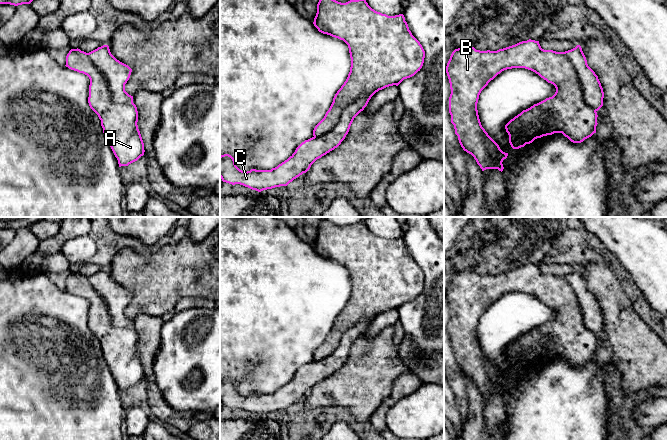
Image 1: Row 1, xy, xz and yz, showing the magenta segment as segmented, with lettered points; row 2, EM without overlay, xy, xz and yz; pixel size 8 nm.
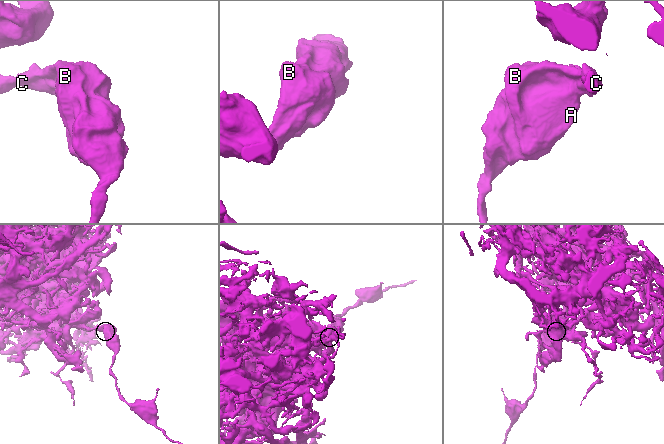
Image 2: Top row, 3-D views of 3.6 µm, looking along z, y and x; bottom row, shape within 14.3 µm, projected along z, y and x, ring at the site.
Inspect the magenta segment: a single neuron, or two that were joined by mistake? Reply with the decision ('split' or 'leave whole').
split

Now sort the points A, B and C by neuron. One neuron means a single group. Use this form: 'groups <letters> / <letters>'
groups A B / C

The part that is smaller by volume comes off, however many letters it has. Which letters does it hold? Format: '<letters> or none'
A, B

